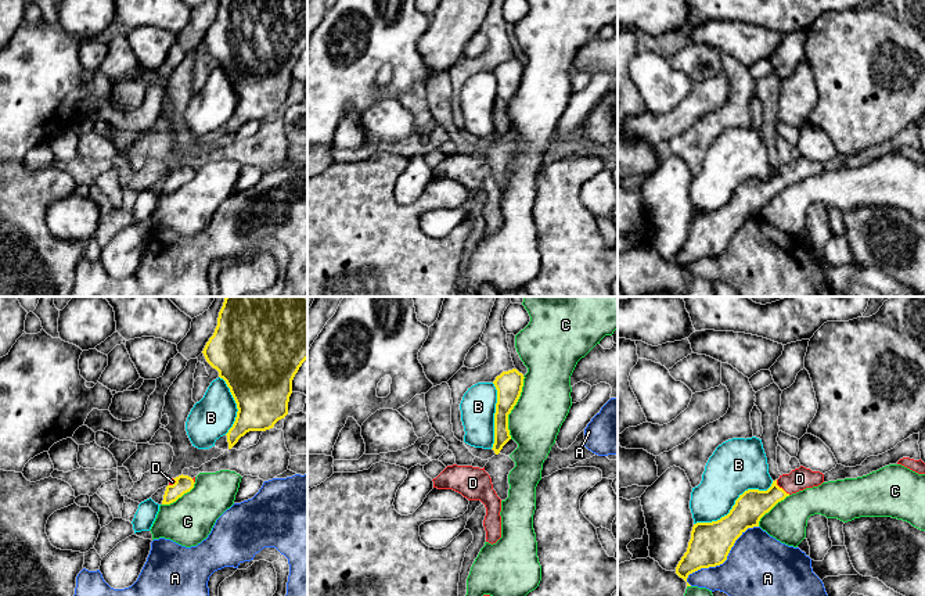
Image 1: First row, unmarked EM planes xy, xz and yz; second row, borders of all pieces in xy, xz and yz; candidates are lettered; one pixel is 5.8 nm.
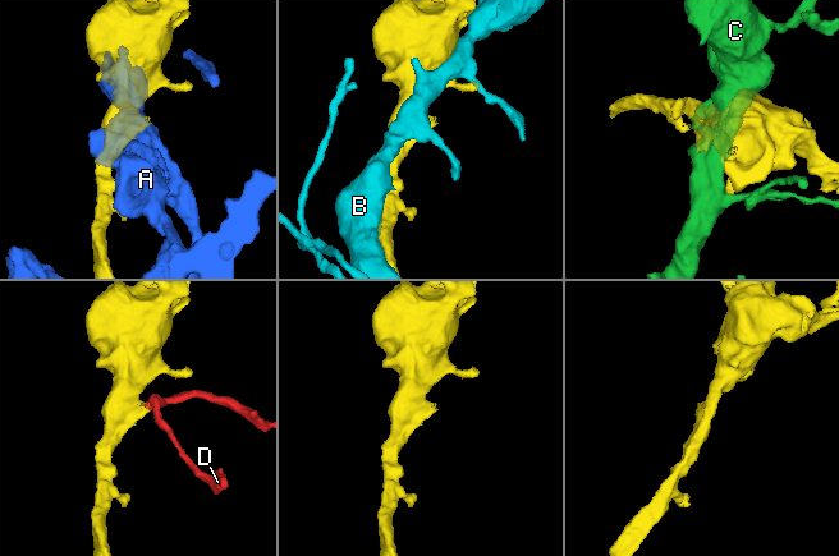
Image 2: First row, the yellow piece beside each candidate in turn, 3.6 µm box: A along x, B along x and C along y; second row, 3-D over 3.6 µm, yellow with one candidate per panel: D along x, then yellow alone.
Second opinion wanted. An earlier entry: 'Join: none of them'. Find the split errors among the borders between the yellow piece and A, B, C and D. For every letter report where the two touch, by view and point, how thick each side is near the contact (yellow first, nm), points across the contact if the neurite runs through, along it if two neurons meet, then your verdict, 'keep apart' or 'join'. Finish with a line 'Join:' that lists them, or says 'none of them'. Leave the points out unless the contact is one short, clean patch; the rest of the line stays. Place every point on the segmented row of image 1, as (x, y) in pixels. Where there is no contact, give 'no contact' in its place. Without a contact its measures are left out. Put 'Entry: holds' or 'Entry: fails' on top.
Entry: fails
A: meets yellow in yz at (724, 560); 240 nm thick on the yellow side, 360 nm on the other; keep apart
B: meets yellow in yz at (734, 505); 220 nm thick on the yellow side, 300 nm on the other; keep apart
C: meets yellow in xz at (513, 408); 160 nm thick on the yellow side, 300 nm on the other; keep apart
D: meets yellow in yz at (781, 488); 180 nm thick on the yellow side, 130 nm on the other; runs through yz (752, 505), (769, 499), (781, 488), (799, 478); join
Join: D

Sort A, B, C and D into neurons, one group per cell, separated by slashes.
A / B / C / D

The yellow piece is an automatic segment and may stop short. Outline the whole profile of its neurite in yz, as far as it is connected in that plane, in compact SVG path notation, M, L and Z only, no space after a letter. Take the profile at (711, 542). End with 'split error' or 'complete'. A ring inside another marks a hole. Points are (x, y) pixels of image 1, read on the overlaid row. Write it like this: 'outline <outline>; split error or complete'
outline M800 466L780 475L767 491L745 491L727 516L717 521L694 524L687 552L679 561L676 574L687 582L690 574L723 564L735 541L748 528L759 527L760 518L778 502L823 482L823 473Z; split error

